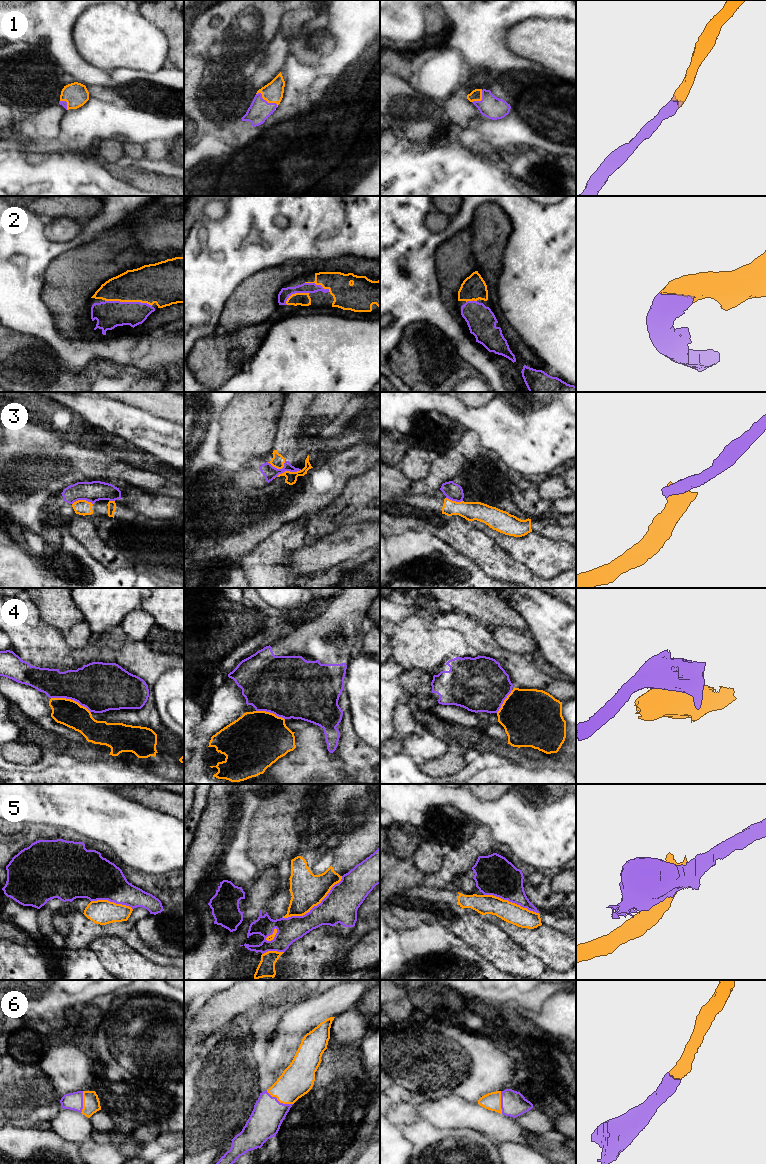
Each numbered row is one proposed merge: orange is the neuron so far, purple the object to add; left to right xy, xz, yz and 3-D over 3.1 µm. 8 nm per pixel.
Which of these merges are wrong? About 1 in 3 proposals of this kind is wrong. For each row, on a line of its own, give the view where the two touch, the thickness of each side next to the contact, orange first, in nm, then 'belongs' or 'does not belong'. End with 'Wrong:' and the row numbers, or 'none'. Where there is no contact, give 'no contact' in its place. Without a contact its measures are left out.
1: meets orange in xz; 160 nm thick on the orange side, 170 nm on the other; belongs
2: meets orange in xy; 320 nm thick on the orange side, 220 nm on the other; belongs
3: meets orange in xz; 100 nm thick on the orange side, 110 nm on the other; does not belong
4: meets orange in xy; 220 nm thick on the orange side, 400 nm on the other; does not belong
5: meets orange in xz; 280 nm thick on the orange side, 280 nm on the other; does not belong
6: meets orange in xz; 260 nm thick on the orange side, 260 nm on the other; belongs
Wrong: 3, 4, 5

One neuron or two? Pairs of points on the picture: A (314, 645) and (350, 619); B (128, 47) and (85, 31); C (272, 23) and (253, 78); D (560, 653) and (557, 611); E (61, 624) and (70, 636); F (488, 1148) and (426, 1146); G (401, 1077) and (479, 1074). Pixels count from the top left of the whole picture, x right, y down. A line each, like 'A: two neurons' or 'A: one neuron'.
A: one neuron
B: one neuron
C: two neurons
D: one neuron
E: two neurons
F: one neuron
G: one neuron

